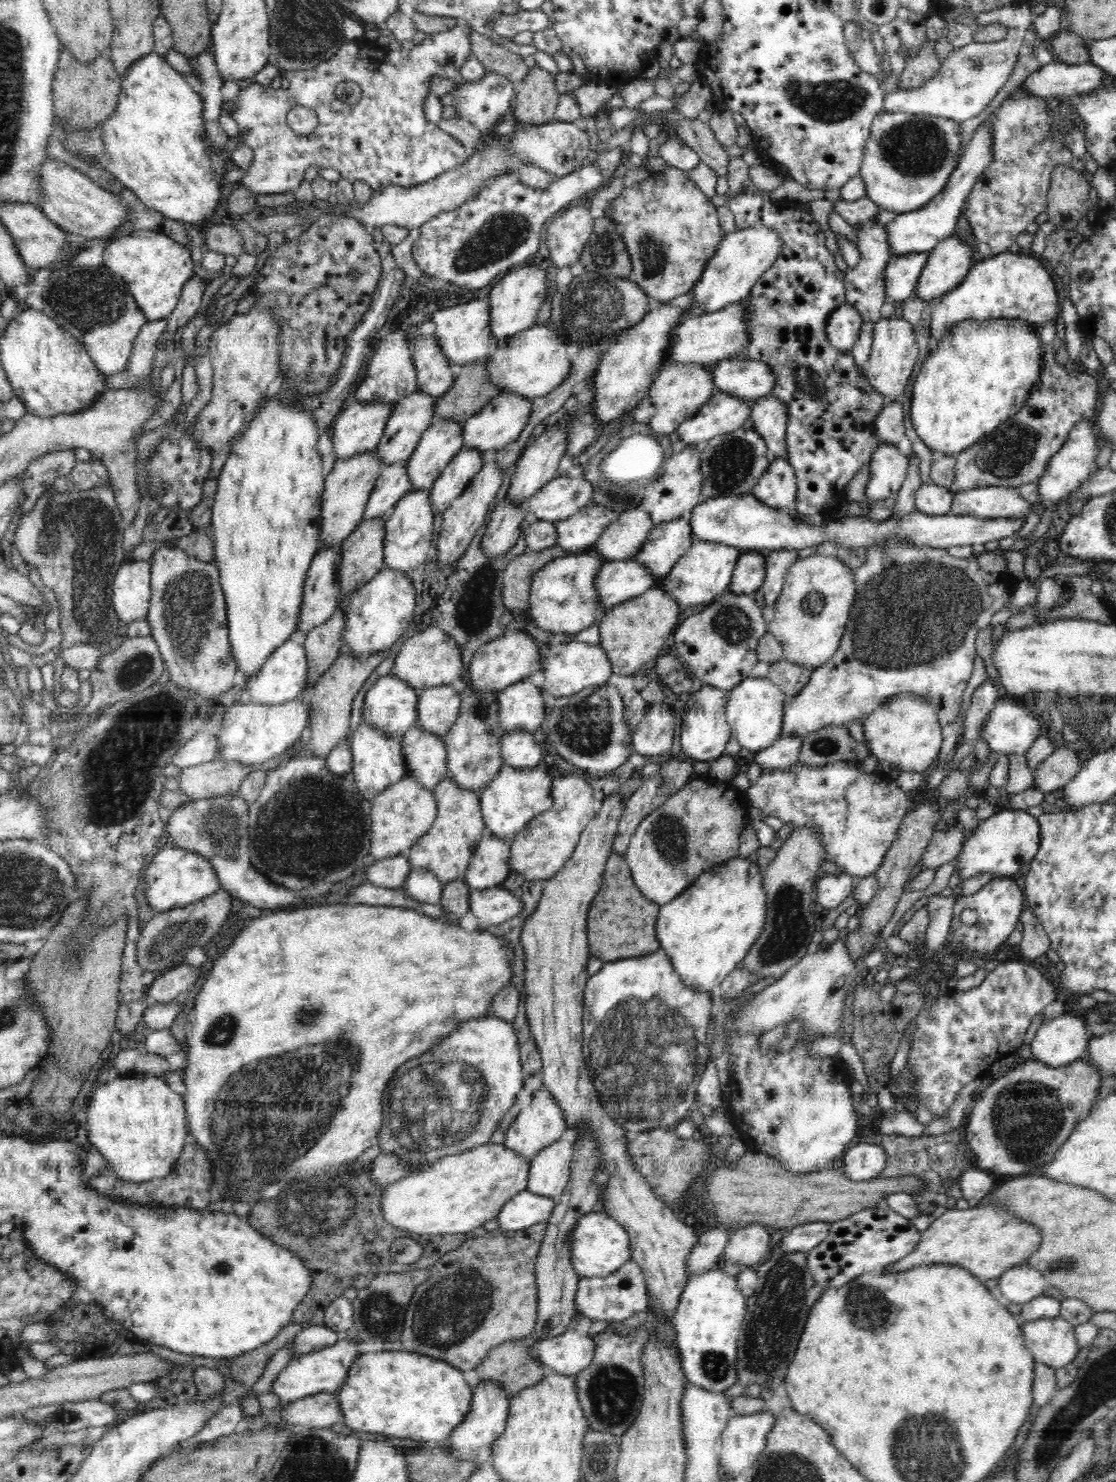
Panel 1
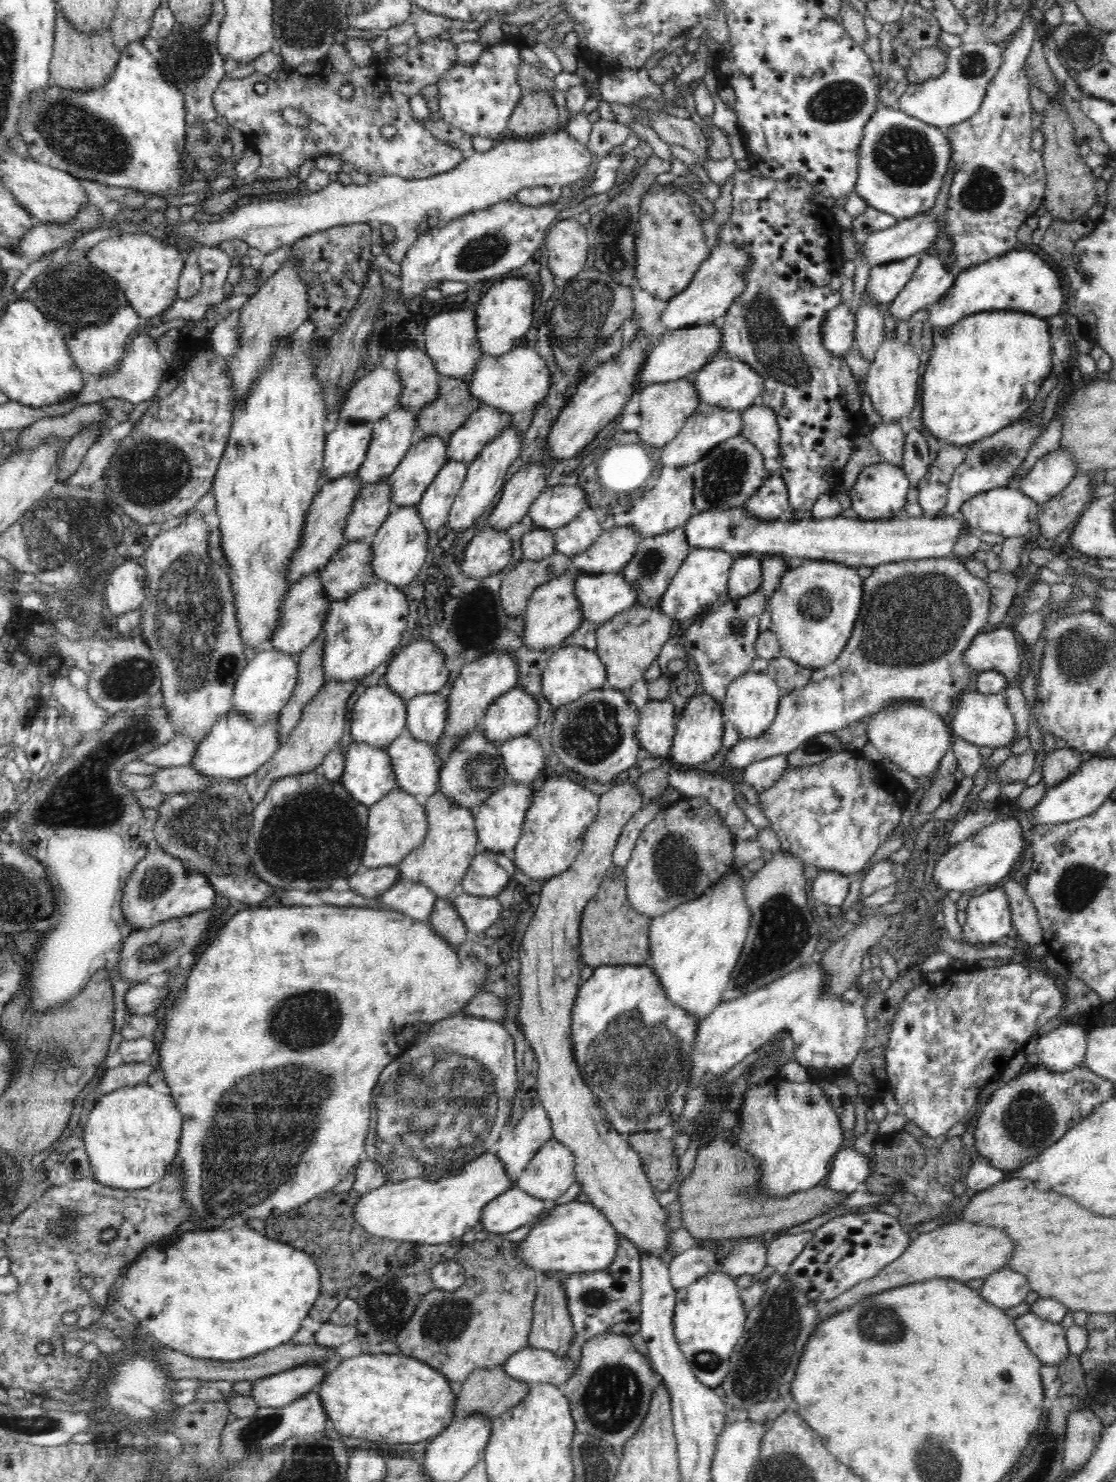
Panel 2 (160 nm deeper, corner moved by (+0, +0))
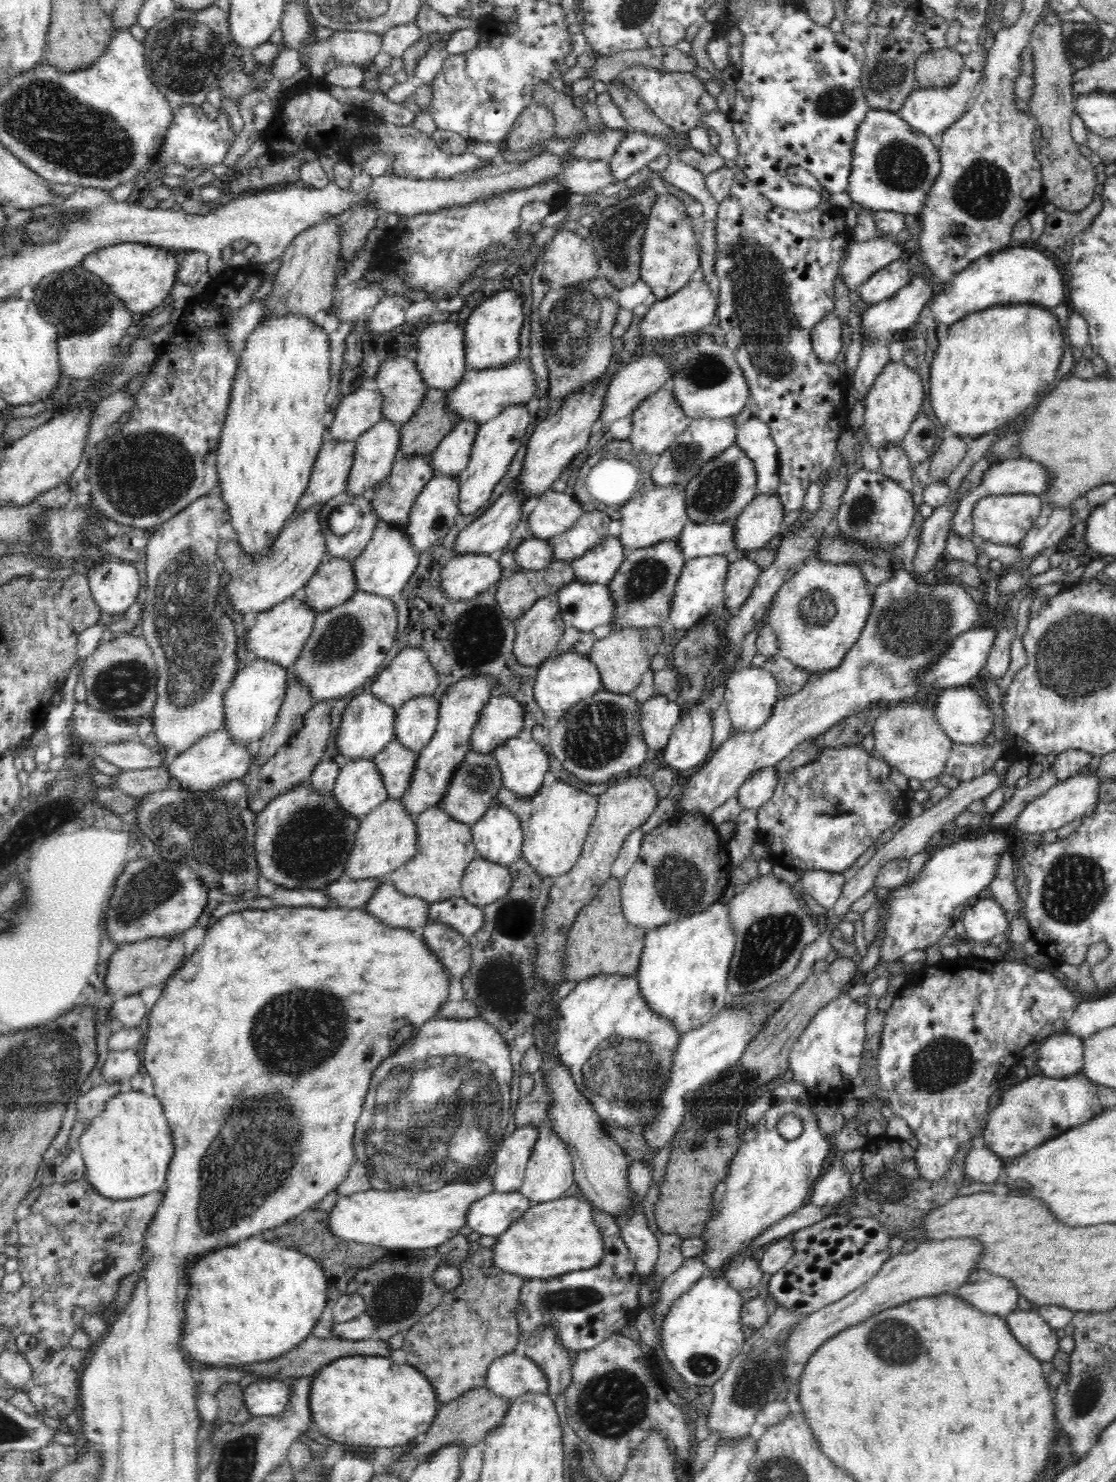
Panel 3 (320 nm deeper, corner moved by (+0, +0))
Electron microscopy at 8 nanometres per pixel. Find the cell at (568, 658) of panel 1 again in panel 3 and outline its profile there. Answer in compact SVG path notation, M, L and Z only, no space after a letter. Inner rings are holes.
M579 652L555 654L538 667L533 695L538 706L549 720L552 720L552 724L559 721L570 706L594 696L596 692L603 689L599 670L588 655Z

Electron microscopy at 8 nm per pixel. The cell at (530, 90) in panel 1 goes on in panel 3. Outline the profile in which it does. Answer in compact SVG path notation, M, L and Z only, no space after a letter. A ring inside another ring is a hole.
M531 102L518 116L516 124L506 138L508 150L520 152L520 150L530 150L534 146L540 146L552 139L554 128L553 112L543 104Z

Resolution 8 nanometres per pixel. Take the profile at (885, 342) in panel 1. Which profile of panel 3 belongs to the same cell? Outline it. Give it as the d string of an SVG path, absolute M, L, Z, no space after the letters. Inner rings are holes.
M891 360L884 371L874 382L865 401L863 430L870 446L877 451L880 446L901 445L924 402L924 388L916 370L910 369L904 362Z

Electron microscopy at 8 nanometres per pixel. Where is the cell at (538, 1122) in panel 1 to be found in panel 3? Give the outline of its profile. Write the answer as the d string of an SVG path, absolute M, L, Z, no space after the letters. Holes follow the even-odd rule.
M526 1124L508 1136L492 1150L494 1159L493 1192L514 1192L523 1182L526 1165L538 1138L538 1126Z

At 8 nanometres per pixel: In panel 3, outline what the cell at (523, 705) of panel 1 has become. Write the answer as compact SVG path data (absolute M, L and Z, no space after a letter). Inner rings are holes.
M495 694L485 704L474 725L469 750L486 754L522 730L524 711L511 696Z

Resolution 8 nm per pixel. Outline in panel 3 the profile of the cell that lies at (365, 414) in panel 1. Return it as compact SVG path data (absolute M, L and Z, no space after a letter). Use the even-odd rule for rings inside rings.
M356 440L323 441L308 486L295 508L295 516L344 492L354 462L355 446Z

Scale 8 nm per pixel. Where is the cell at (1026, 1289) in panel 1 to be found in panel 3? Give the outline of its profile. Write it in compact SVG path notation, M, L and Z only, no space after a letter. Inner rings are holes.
M994 1276L982 1283L968 1283L958 1289L956 1297L988 1315L1000 1317L1018 1310L1018 1292L1010 1280Z

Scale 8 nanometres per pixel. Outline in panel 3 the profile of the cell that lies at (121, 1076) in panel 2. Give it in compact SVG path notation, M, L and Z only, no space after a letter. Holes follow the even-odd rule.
M102 1083L92 1088L86 1094L78 1097L78 1102L76 1102L76 1115L73 1119L83 1121L87 1127L91 1120L94 1120L105 1108L105 1102L116 1093L122 1091L123 1088L120 1083L113 1083L112 1085Z

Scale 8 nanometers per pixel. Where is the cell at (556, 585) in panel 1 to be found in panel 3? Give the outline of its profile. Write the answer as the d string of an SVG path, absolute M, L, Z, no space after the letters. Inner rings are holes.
M553 594L536 600L523 616L514 620L517 633L513 650L520 664L539 666L555 655L566 627L561 616L560 604Z

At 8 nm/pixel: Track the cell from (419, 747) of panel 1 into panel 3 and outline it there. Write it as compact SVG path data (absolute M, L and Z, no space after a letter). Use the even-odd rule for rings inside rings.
M392 739L373 756L374 764L382 775L389 798L400 799L409 787L417 758L418 752L402 746L396 739Z

